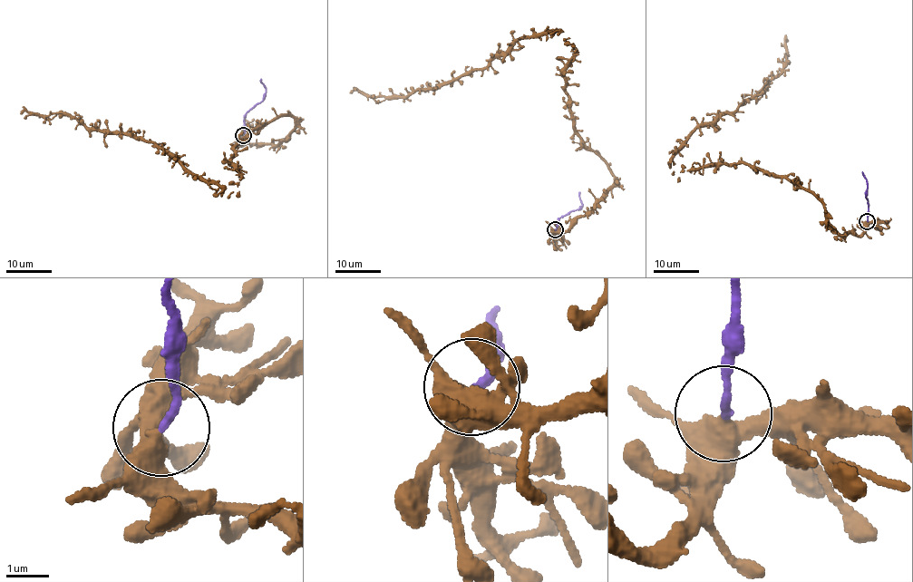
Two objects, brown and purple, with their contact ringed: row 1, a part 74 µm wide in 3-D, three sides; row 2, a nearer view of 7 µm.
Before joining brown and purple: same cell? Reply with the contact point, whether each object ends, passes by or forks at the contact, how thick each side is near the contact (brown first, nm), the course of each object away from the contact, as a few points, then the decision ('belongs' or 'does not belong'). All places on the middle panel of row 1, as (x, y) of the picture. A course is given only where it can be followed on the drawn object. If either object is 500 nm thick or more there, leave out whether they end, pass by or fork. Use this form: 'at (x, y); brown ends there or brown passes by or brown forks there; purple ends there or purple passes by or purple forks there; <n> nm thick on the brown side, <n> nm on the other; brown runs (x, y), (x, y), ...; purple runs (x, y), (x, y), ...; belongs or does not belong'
at (555, 229); brown passes by; purple ends there; 400 nm thick on the brown side, 160 nm on the other; brown runs (555, 229), (587, 215), (614, 178), (577, 132), (565, 83), (576, 47), (559, 30), (433, 88), (349, 93); purple runs (555, 229), (558, 218), (581, 207), (578, 192); does not belong

